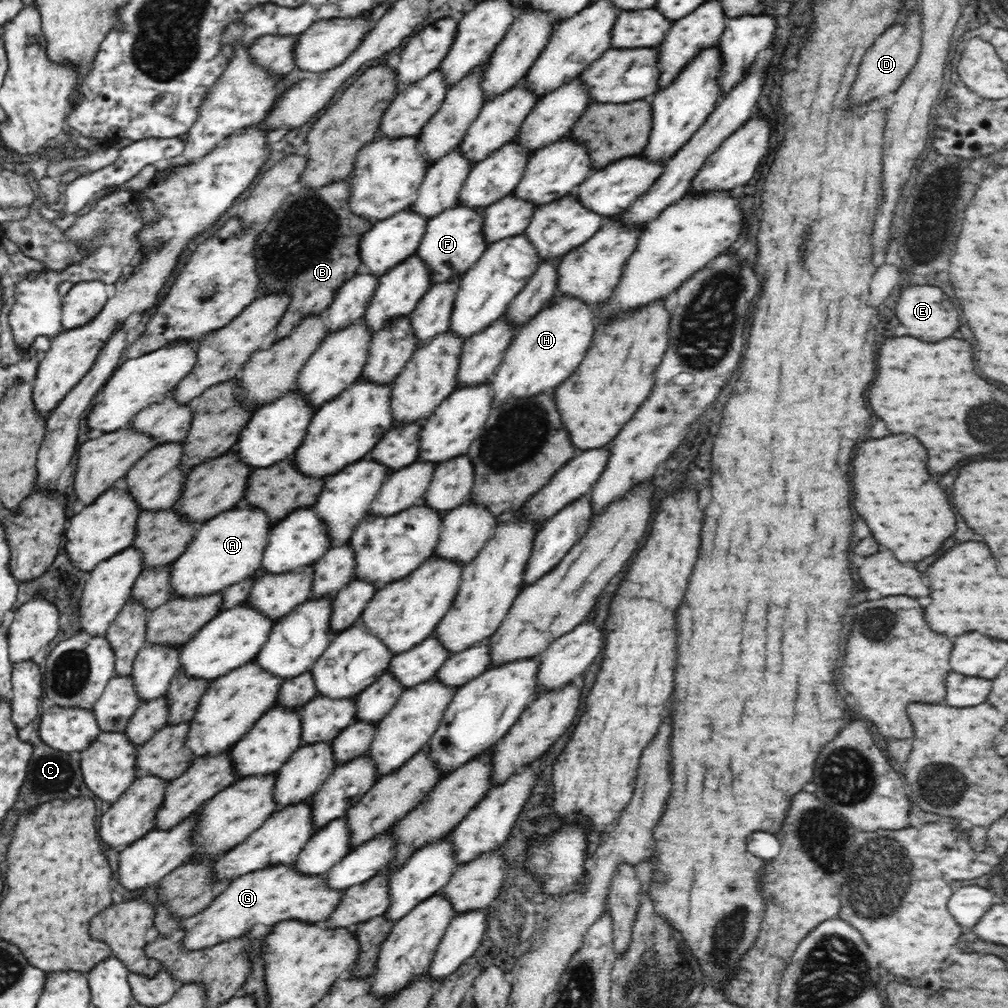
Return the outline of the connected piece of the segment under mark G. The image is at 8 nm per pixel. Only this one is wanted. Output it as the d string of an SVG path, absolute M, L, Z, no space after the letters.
M274 864L262 870L248 872L229 884L201 913L202 918L185 932L185 950L202 950L220 942L250 934L254 926L276 926L282 920L301 920L308 924L320 923L330 916L343 896L342 890L332 890L324 875L300 874L292 864Z

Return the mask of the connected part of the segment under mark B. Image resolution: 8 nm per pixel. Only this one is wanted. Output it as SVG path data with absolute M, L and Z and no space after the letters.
M348 179L320 188L298 187L288 195L268 223L261 227L254 246L257 273L260 277L260 295L285 292L290 297L289 305L268 340L268 343L282 340L304 318L320 313L334 300L338 289L361 271L359 243L362 236L372 229L373 222L354 214L349 207L351 190Z

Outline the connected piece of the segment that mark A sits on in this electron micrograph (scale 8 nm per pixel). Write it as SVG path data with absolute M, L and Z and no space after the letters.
M241 503L234 509L224 510L218 516L201 523L184 554L181 554L172 562L170 587L172 587L172 594L175 595L174 598L194 599L220 593L228 586L243 582L248 576L254 575L255 571L261 566L264 549L272 527L267 514L263 510L249 506L247 503Z

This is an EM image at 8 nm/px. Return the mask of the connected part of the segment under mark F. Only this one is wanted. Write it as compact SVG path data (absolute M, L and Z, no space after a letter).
M456 204L427 220L426 234L418 245L417 255L422 262L429 266L430 278L433 284L448 282L458 274L464 275L470 270L484 251L487 243L484 237L484 223L482 208L466 208Z

